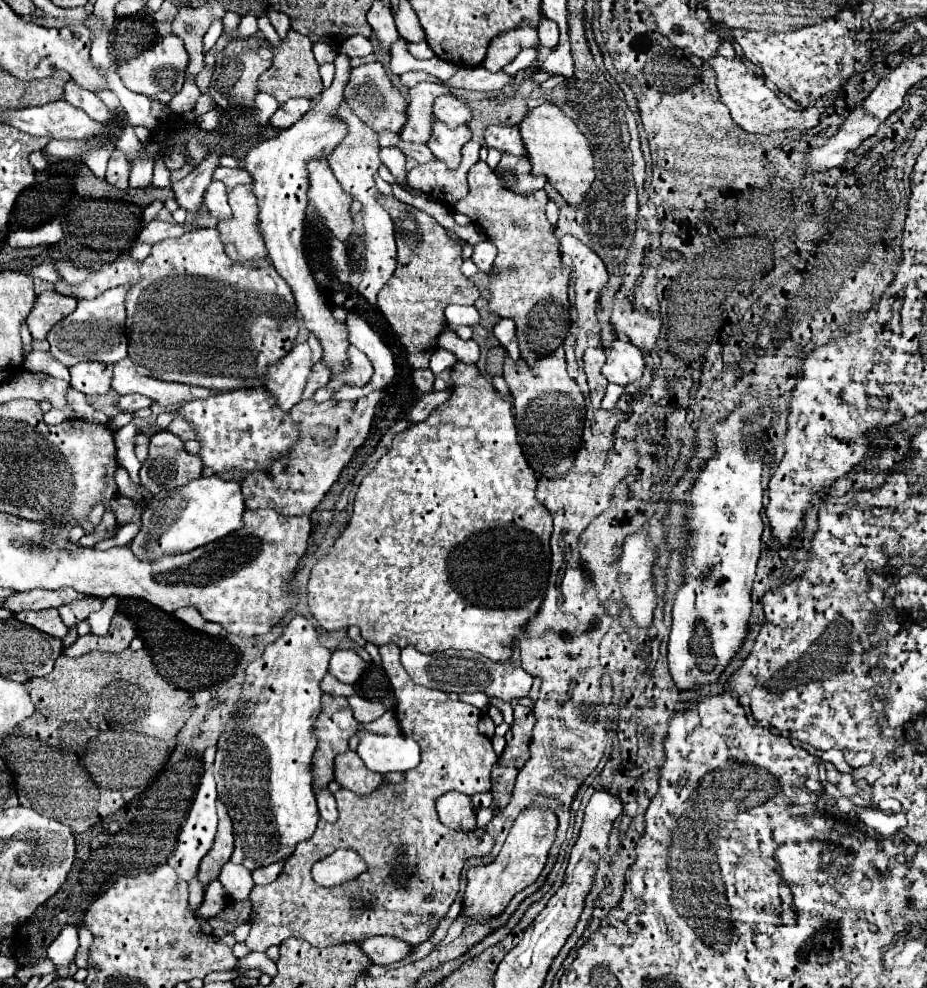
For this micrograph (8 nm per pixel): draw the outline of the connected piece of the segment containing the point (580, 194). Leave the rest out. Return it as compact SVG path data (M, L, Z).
M544 103L528 111L528 115L518 123L518 129L524 139L532 173L544 175L568 205L580 205L590 183L594 181L594 161L590 145L586 137L578 131L576 123L566 117L556 105Z

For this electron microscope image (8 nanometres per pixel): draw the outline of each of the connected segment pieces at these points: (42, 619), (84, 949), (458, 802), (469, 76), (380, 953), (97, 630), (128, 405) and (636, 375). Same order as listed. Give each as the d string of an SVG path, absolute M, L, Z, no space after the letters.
M46 609L46 611L22 611L14 615L18 621L32 625L52 637L62 639L68 633L68 627L62 623L62 617L58 615L58 609Z
M84 925L78 927L78 935L80 935L80 947L78 947L78 953L76 953L74 963L76 963L78 967L86 967L86 959L88 959L90 945L92 945L92 941L94 941L94 935L92 935L90 929L86 929Z
M444 793L436 801L436 811L446 827L462 827L466 831L476 827L476 809L472 799L464 793Z
M482 65L474 69L458 69L452 79L446 81L448 87L462 87L470 91L500 91L510 83L506 73L490 73Z
M370 937L360 943L360 949L372 959L374 965L390 965L410 953L410 945L396 937Z
M108 597L108 599L104 601L102 609L96 611L96 613L92 613L92 615L86 619L88 625L90 625L90 633L94 633L94 635L106 635L106 633L108 633L110 619L112 619L112 615L116 613L116 603L118 603L116 597Z
M128 395L128 397L120 397L118 403L116 403L122 411L128 411L128 413L136 413L144 407L150 407L152 405L152 399L146 399L142 395Z
M614 339L606 349L606 363L602 367L602 375L616 385L628 385L640 379L644 369L642 351L634 347L630 341Z

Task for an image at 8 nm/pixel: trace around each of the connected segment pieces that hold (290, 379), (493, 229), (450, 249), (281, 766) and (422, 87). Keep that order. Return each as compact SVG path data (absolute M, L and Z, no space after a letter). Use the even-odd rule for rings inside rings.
M308 343L294 345L294 349L284 359L268 367L268 375L264 377L266 389L278 399L278 405L284 411L290 411L302 399L310 371L312 351Z
M478 161L472 167L468 173L468 187L468 195L450 207L456 213L468 215L470 221L484 231L486 239L498 247L496 261L488 273L488 309L502 319L516 321L520 355L528 365L534 365L540 357L556 351L564 343L570 329L568 277L562 273L554 227L544 215L548 197L544 191L536 191L532 195L516 195L504 189L486 161Z
M378 195L378 203L388 211L398 245L398 265L394 275L378 293L378 309L392 325L400 343L408 351L408 361L414 369L426 369L430 355L438 349L438 335L446 329L444 307L450 303L472 305L480 291L462 273L462 247L448 237L446 229L428 213L400 203L392 195ZM444 321L444 327L442 327Z
M294 615L292 621L282 627L282 635L272 645L266 647L264 655L260 659L252 661L252 665L248 665L248 669L246 669L246 683L242 687L242 701L236 703L236 711L224 723L222 735L218 739L218 753L216 753L216 761L214 761L214 777L216 777L216 785L218 785L218 797L220 797L222 803L226 803L228 813L230 813L232 823L234 823L236 843L234 843L234 853L232 853L230 861L236 863L236 865L244 865L248 871L254 871L258 867L270 865L274 861L280 861L280 859L292 855L294 847L302 839L308 839L314 833L316 823L320 819L320 813L318 813L318 807L316 807L316 799L314 799L314 793L312 793L312 771L310 771L310 765L312 765L312 755L316 751L314 723L316 723L316 719L320 715L320 697L322 697L322 691L320 691L318 685L320 685L320 679L328 671L328 661L330 661L330 651L320 645L316 627L304 615Z
M418 83L408 91L410 101L406 107L406 125L400 131L404 141L426 143L430 137L432 123L432 103L438 95L450 93L444 83Z

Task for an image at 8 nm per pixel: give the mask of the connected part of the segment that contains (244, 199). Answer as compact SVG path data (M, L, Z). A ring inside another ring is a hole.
M242 185L228 191L228 203L232 217L218 221L216 225L228 257L240 263L268 257L262 243L262 233L258 231L258 199L252 193L252 187Z

